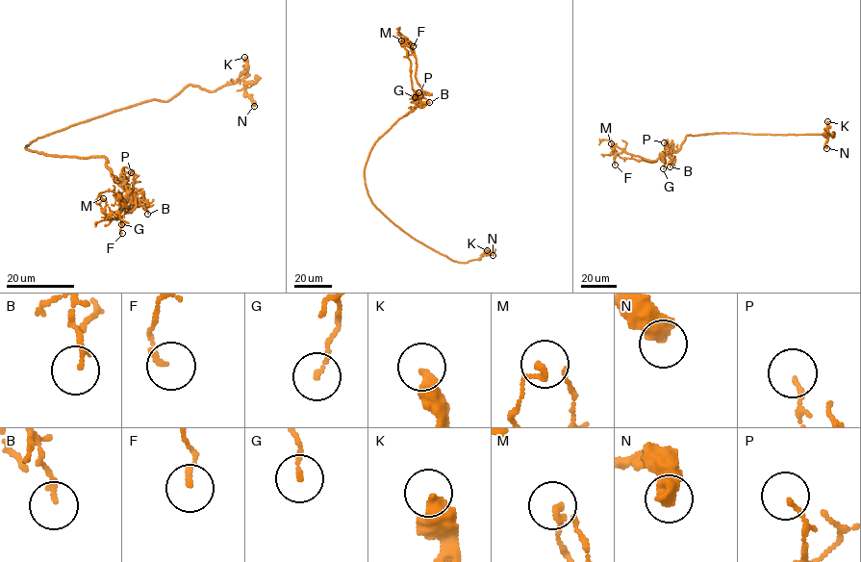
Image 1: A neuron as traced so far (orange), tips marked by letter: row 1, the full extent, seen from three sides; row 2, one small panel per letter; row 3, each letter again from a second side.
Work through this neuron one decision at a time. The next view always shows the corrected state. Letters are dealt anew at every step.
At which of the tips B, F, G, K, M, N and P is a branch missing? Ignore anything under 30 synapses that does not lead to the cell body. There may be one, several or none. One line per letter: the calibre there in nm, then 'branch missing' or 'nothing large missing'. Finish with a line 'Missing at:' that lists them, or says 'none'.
B: calibre 140 nm; nothing large missing
F: calibre 160 nm; nothing large missing
G: calibre 120 nm; nothing large missing
K: calibre 480 nm; nothing large missing
M: calibre 140 nm; nothing large missing
N: calibre 550 nm; nothing large missing
P: calibre 120 nm; nothing large missing
Missing at: none

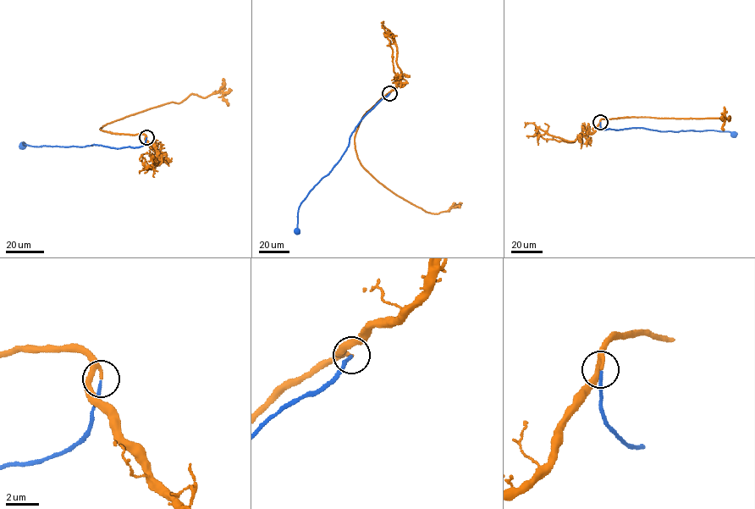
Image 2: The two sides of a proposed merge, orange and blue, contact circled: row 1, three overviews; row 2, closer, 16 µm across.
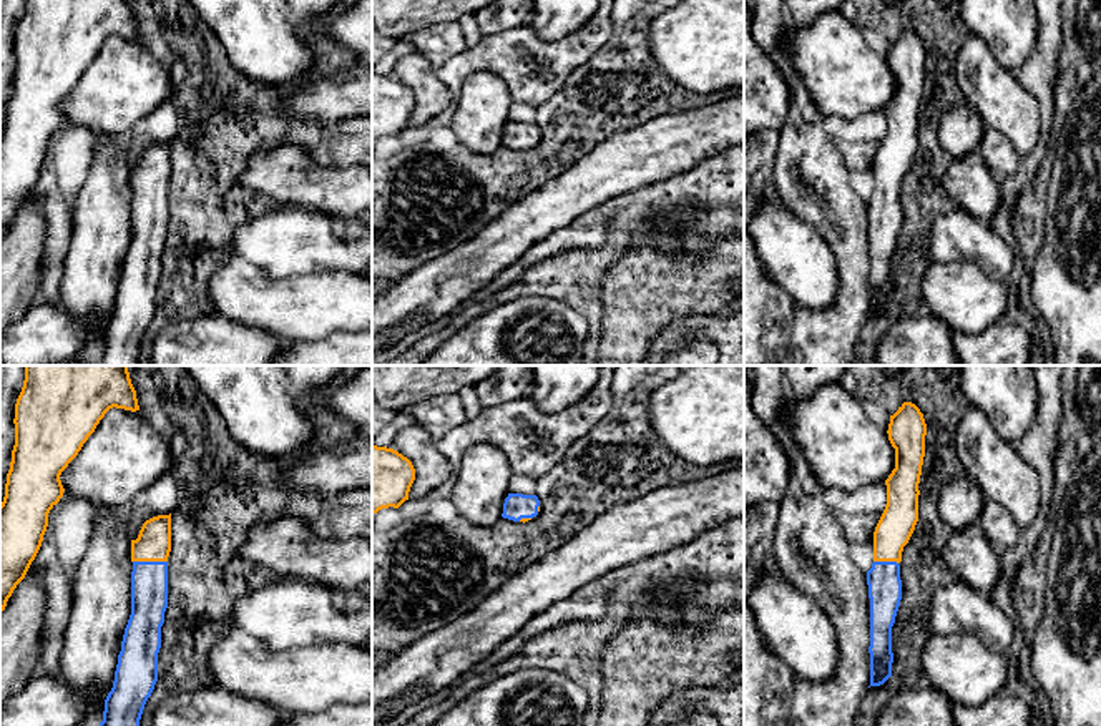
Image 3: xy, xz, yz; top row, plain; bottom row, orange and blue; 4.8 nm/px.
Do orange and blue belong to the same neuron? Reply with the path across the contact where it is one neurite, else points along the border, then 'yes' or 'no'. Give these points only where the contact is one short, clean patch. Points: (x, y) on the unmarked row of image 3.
yes

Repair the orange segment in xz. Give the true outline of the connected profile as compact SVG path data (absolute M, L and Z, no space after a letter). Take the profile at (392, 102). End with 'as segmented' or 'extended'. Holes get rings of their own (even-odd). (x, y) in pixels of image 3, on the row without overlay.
M372 71L372 141L399 136L415 108L412 90L394 76Z | as segmented

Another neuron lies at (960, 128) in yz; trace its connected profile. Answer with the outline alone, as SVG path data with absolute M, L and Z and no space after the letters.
M960 103L940 116L938 143L955 159L978 150L983 121L968 105Z

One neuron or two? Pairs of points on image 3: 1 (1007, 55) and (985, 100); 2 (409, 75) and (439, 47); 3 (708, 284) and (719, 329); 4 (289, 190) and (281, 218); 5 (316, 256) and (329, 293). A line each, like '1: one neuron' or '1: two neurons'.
1: two neurons
2: two neurons
3: two neurons
4: two neurons
5: two neurons

